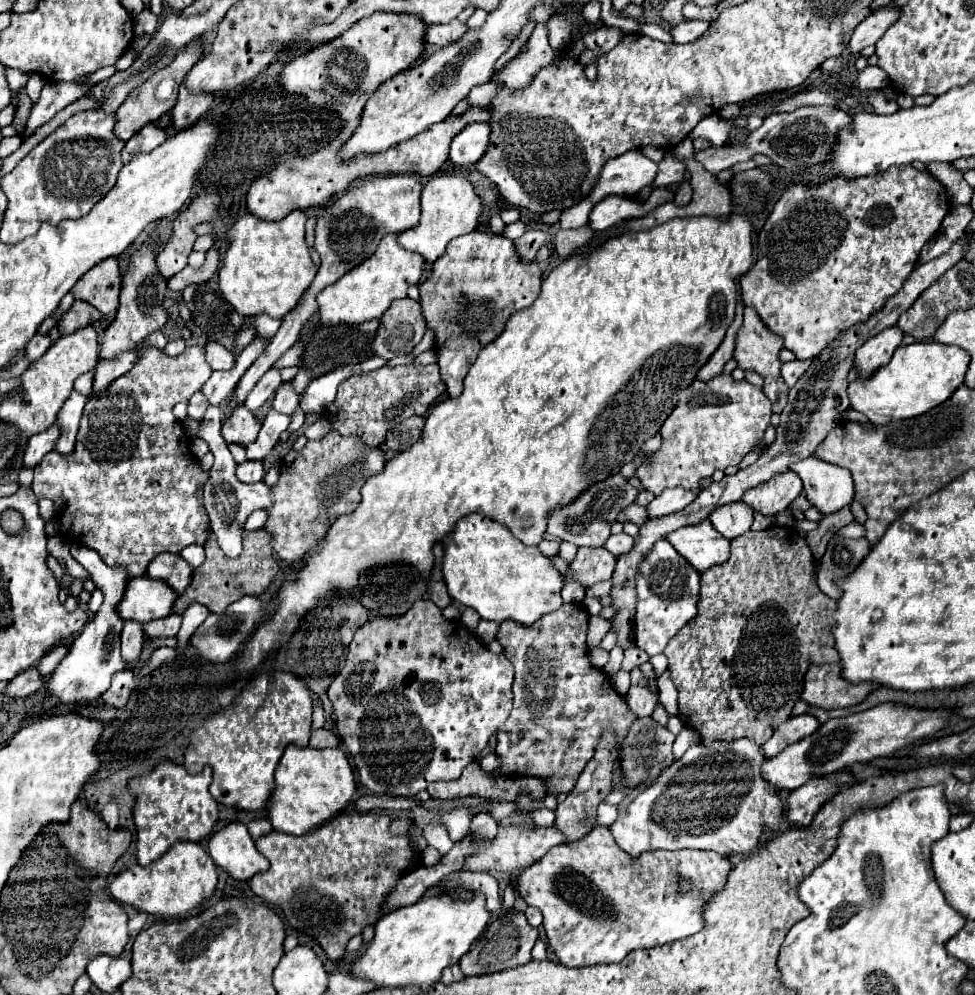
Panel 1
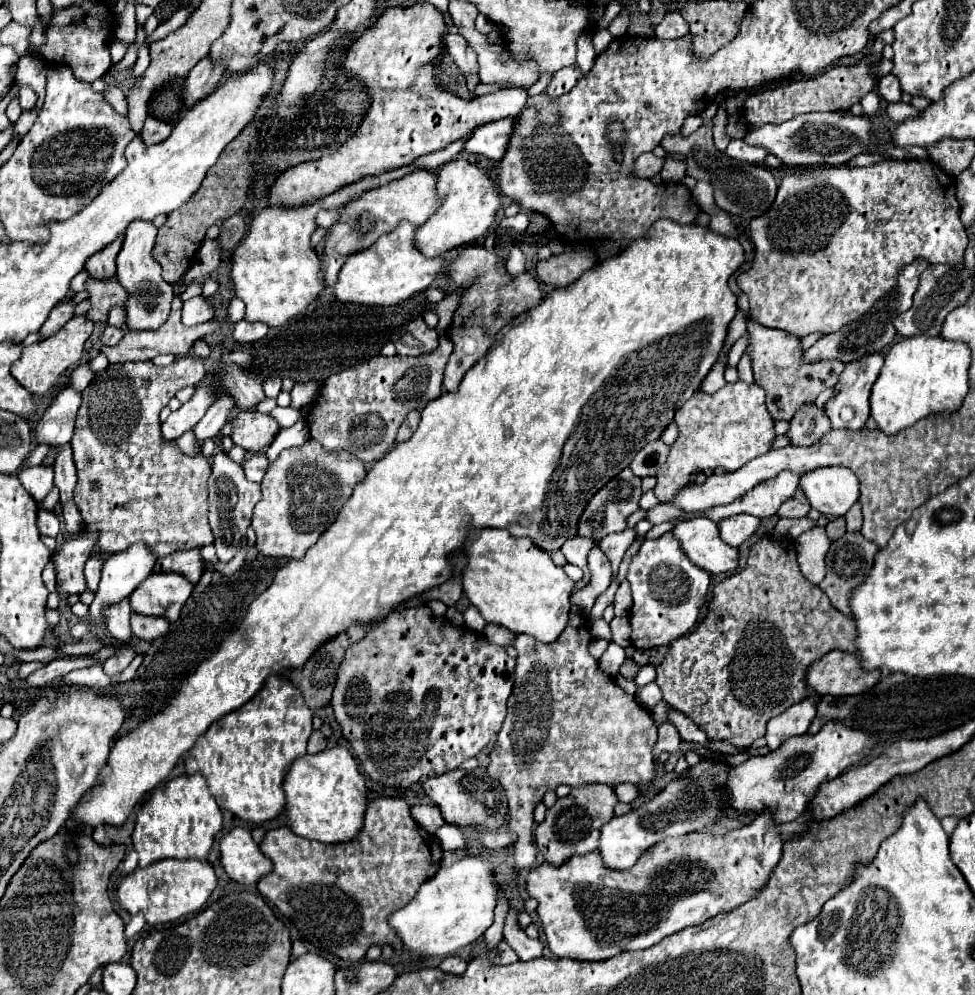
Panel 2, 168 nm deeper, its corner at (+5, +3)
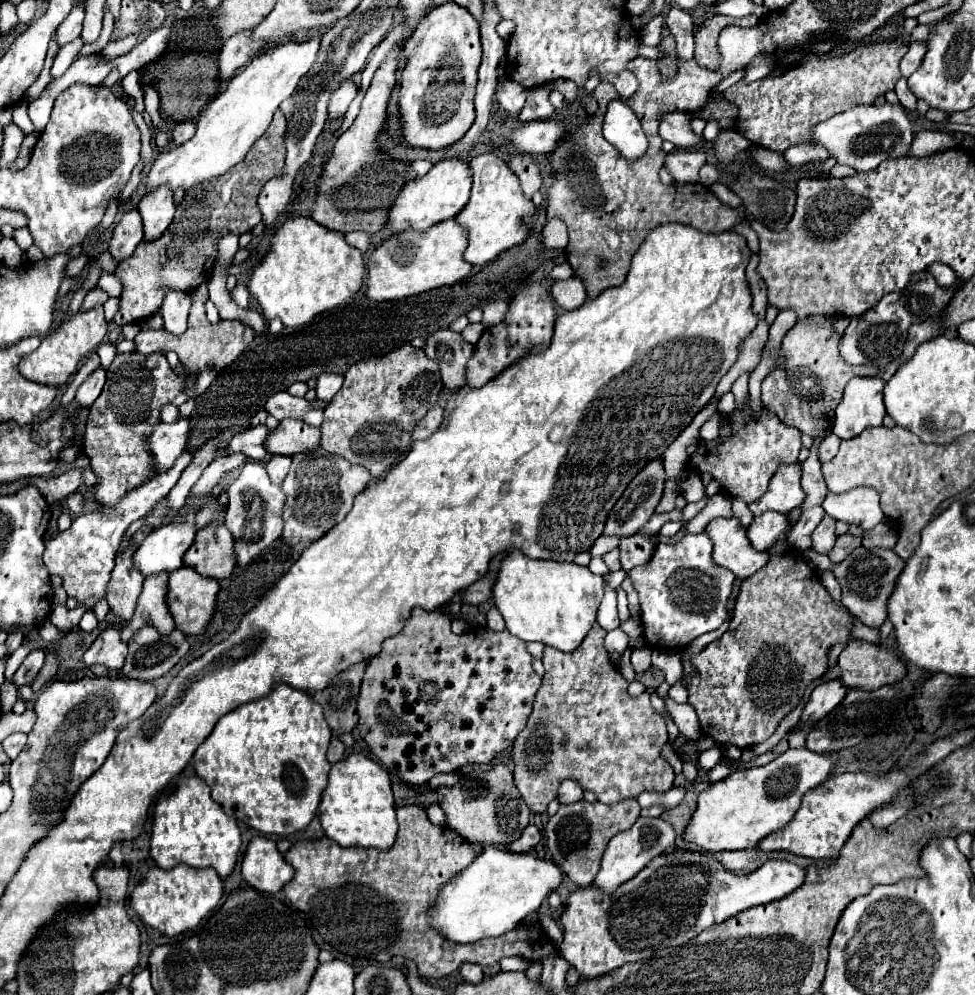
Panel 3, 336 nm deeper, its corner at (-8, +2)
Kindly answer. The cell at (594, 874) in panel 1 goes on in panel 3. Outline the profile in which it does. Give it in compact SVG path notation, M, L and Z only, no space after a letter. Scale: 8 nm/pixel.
M676 849L670 853L662 853L660 857L652 859L644 867L644 871L640 871L634 879L630 879L630 883L622 883L622 887L618 887L618 891L612 891L610 895L602 895L602 891L598 891L592 883L570 891L564 913L560 915L564 941L558 947L558 951L570 965L578 969L582 977L594 979L626 963L648 959L650 955L654 955L664 947L688 943L704 929L718 925L740 911L782 899L790 895L794 889L798 889L802 881L804 869L786 859L768 859L756 871L748 875L736 875L728 871L720 861L716 861L714 855L708 851Z

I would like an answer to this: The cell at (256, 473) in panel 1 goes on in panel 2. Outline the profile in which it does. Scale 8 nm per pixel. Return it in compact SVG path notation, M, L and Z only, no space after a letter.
M253 454L251 458L247 458L245 462L243 462L243 470L245 470L245 476L249 478L249 480L253 480L253 482L261 482L263 480L263 476L265 476L265 472L267 472L267 466L269 466L269 460L267 460L267 456L265 454Z

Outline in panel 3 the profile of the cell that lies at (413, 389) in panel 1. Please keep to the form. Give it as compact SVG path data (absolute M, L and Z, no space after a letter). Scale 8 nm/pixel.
M412 345L354 363L344 375L342 389L324 409L320 447L366 467L378 479L404 459L412 445L416 423L436 405L442 389L438 363L430 361L422 349L414 349Z

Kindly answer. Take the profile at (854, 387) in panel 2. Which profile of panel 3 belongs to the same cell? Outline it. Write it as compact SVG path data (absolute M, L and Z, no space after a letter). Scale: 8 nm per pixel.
M854 377L846 385L842 403L836 407L832 433L840 439L852 439L868 427L882 425L886 417L882 401L882 377Z

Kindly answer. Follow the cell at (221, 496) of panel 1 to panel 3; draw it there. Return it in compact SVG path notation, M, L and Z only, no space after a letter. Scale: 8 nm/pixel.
M248 461L236 481L228 487L228 511L226 511L226 527L234 535L234 551L236 551L236 569L246 567L260 551L264 551L270 543L274 543L282 533L282 505L284 493L278 485L270 483L266 469L258 461Z

